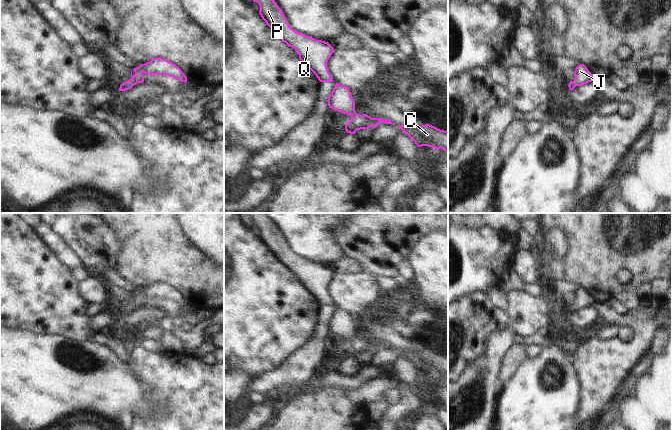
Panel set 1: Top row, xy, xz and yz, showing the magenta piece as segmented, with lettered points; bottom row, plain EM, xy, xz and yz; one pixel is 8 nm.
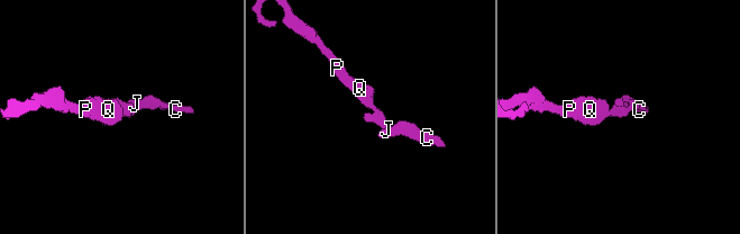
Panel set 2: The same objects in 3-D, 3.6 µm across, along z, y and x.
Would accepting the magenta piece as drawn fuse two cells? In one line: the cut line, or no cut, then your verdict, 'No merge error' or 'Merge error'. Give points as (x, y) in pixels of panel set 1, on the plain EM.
No split. No merge error

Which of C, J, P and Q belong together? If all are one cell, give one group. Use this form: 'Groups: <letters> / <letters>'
Groups: C J P Q

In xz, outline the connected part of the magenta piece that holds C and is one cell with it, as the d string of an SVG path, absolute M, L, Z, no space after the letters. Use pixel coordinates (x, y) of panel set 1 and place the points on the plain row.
M405 338L409 346L399 349L401 354L407 358L418 371L428 370L435 373L448 375L448 356L440 354L430 348L415 350L411 344L411 339Z

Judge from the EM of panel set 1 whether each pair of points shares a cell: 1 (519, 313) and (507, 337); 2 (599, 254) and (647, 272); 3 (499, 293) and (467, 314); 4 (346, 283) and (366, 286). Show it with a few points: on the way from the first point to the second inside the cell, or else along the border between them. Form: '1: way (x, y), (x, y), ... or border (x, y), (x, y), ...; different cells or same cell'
1: way (519, 319), (519, 325), (513, 331); same cell
2: way (611, 254), (629, 254), (635, 260); same cell
3: border (487, 292), (490, 300), (505, 311); different cells
4: way (351, 286), (361, 286); same cell

